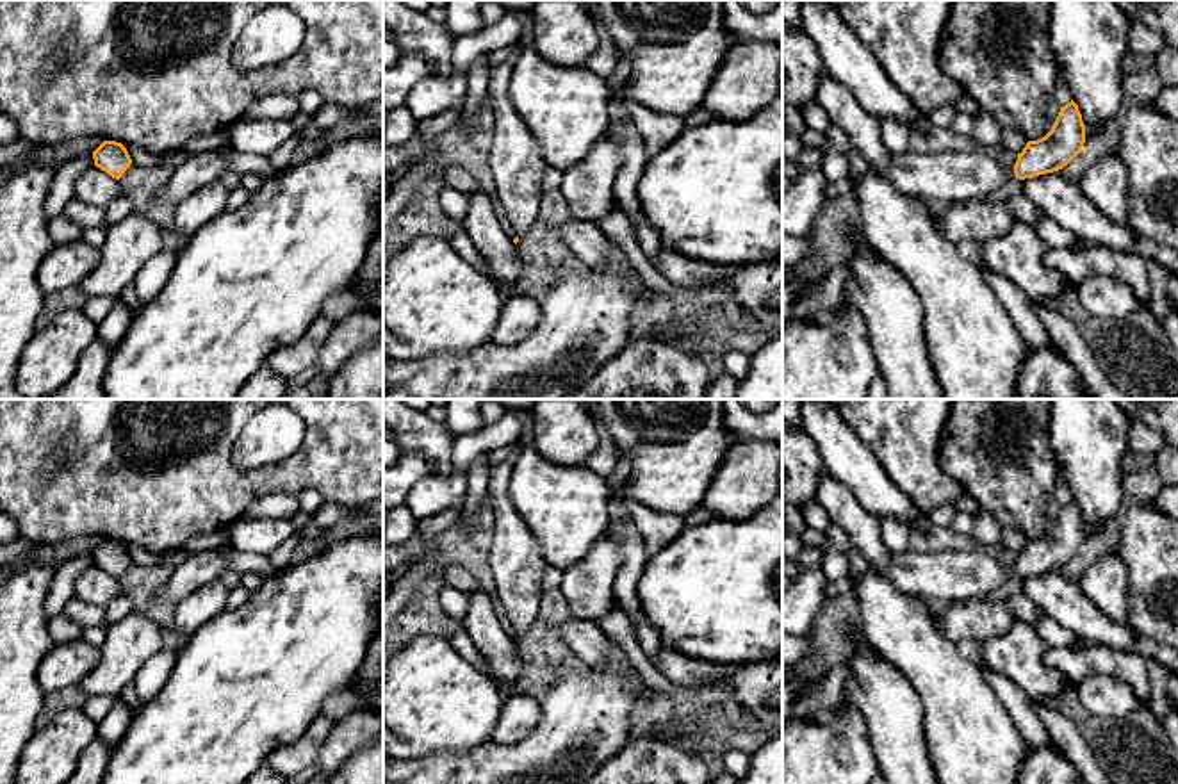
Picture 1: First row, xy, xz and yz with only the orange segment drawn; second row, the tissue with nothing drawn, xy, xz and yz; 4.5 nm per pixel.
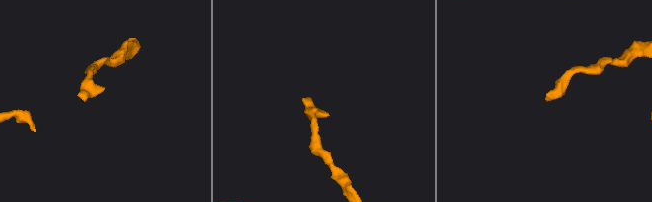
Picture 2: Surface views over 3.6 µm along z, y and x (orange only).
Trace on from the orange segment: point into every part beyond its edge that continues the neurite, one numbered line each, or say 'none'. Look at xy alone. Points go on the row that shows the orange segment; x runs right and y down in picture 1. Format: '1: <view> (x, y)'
none

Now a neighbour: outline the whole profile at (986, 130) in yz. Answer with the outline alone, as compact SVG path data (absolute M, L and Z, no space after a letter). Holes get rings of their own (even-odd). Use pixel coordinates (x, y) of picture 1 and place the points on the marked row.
M978 110L973 116L971 137L980 146L993 148L993 150L1003 150L1002 134L1003 134L1003 128L986 110Z

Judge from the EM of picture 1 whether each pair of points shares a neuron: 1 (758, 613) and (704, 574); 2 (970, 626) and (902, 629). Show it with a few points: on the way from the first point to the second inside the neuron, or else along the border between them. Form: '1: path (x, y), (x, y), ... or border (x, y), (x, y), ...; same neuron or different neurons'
1: path (745, 601), (736, 592), (722, 592), (717, 587); same neuron
2: border (934, 617), (940, 629), (957, 644); different neurons

